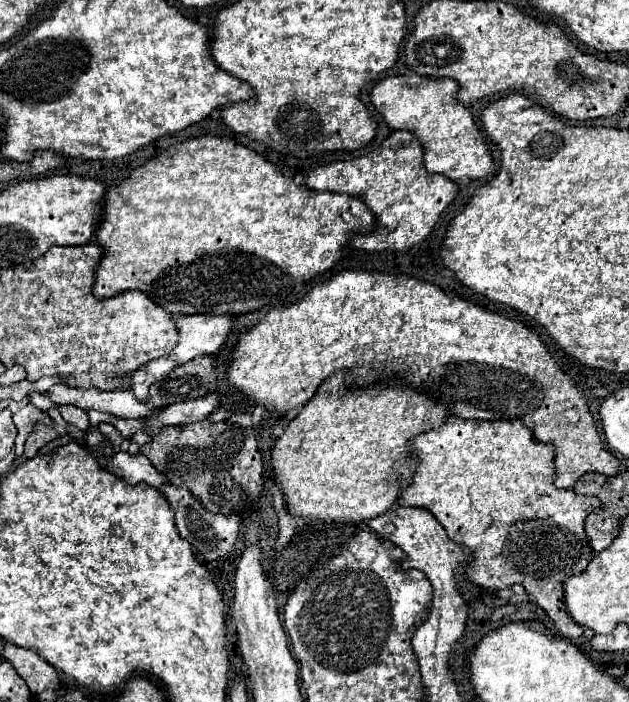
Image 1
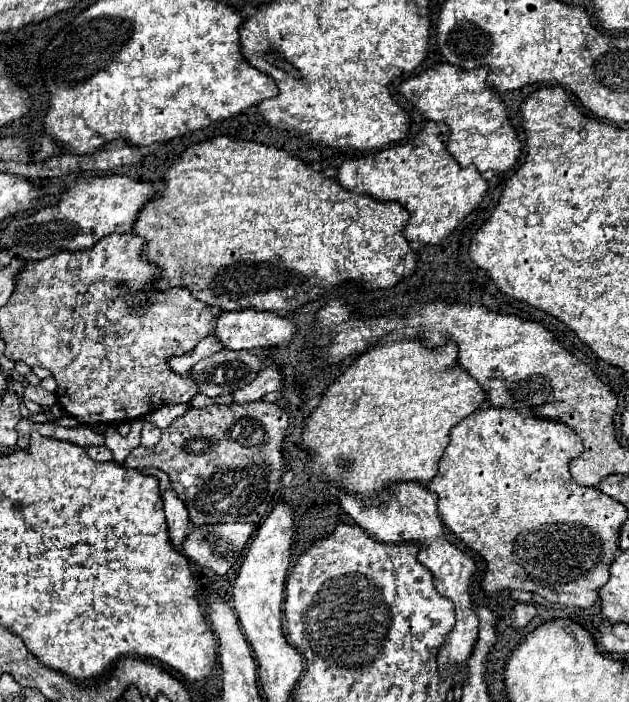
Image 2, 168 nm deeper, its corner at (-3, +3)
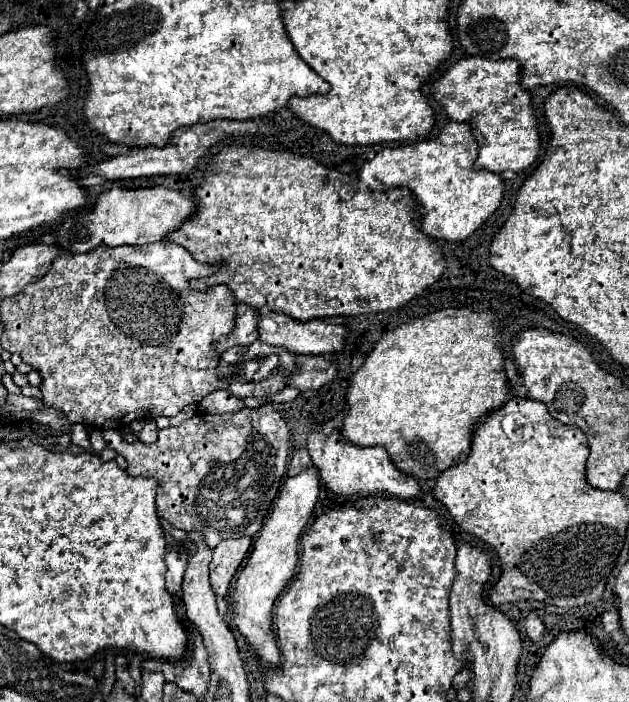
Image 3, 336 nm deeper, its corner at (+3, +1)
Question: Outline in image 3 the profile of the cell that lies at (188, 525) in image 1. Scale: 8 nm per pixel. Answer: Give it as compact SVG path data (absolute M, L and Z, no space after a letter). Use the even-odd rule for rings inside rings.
M244 536L236 540L224 540L214 548L214 560L210 562L210 586L216 596L224 598L228 594L228 586L248 554L250 544L252 538Z

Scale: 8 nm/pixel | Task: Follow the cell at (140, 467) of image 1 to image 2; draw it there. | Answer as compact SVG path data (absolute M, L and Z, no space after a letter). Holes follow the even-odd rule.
M166 488L162 494L164 500L164 512L168 520L168 530L170 530L170 540L172 544L182 550L182 540L186 536L186 526L188 526L188 512L182 500L176 496L172 488Z

